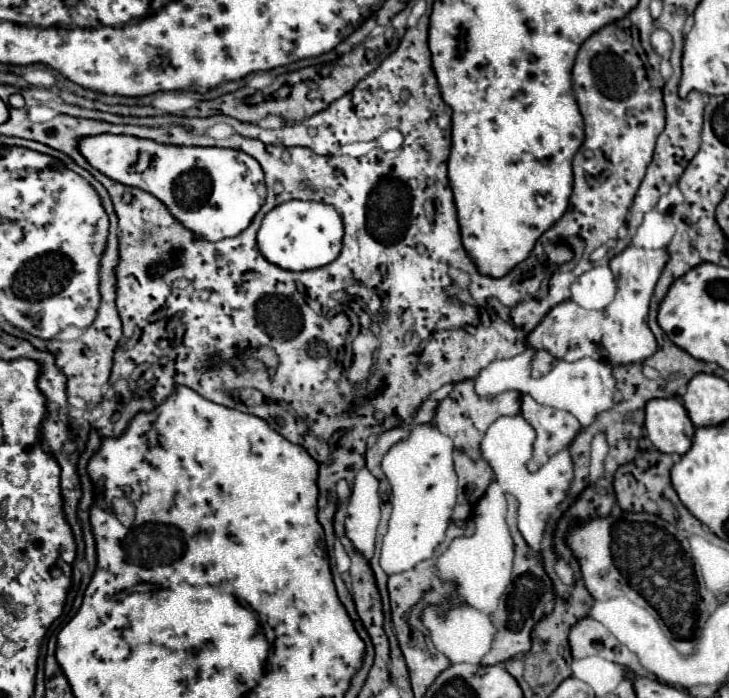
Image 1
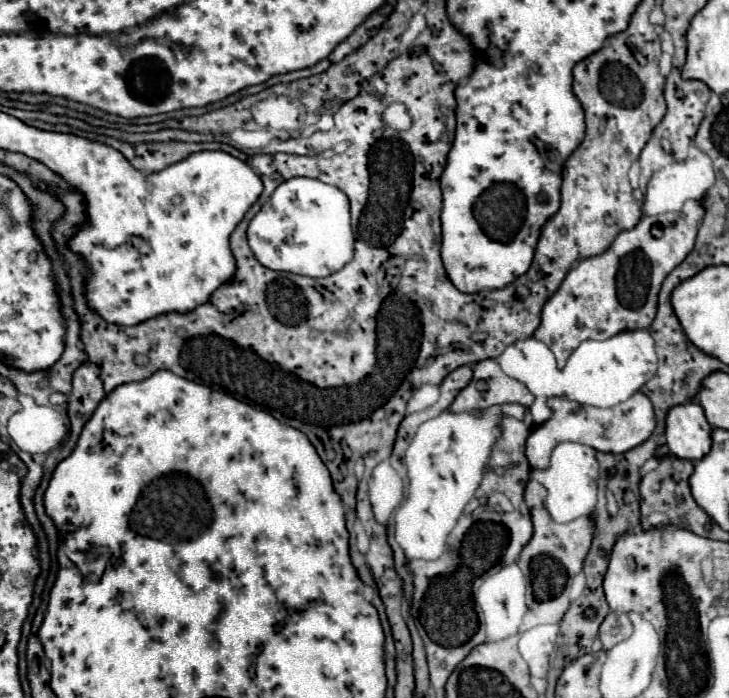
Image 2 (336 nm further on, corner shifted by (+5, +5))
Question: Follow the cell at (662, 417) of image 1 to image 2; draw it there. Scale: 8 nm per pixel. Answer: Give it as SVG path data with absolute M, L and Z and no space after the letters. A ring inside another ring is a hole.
M687 403L673 407L667 415L667 447L679 459L699 461L711 449L711 431L703 407L697 403Z

